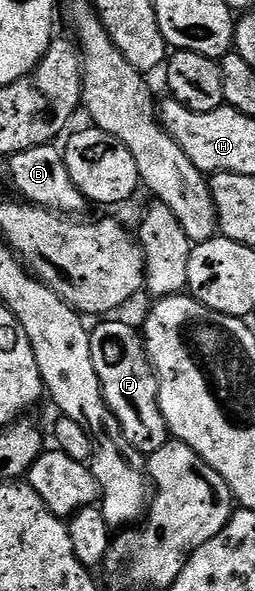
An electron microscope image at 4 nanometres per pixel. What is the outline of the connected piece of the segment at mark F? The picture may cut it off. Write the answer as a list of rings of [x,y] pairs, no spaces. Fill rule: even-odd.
[[[100,321],[97,327],[93,326],[90,331],[90,357],[94,357],[94,369],[98,373],[98,381],[102,385],[102,393],[104,394],[104,400],[106,405],[111,409],[118,417],[120,422],[120,428],[122,433],[126,437],[126,441],[130,441],[130,445],[134,445],[134,449],[138,449],[144,456],[150,456],[158,449],[162,449],[162,445],[166,445],[170,441],[170,432],[168,430],[168,422],[166,417],[162,413],[160,408],[160,382],[156,380],[156,371],[152,367],[152,361],[148,358],[148,350],[144,347],[144,336],[139,330],[136,331],[128,323],[104,323],[108,321]]]

